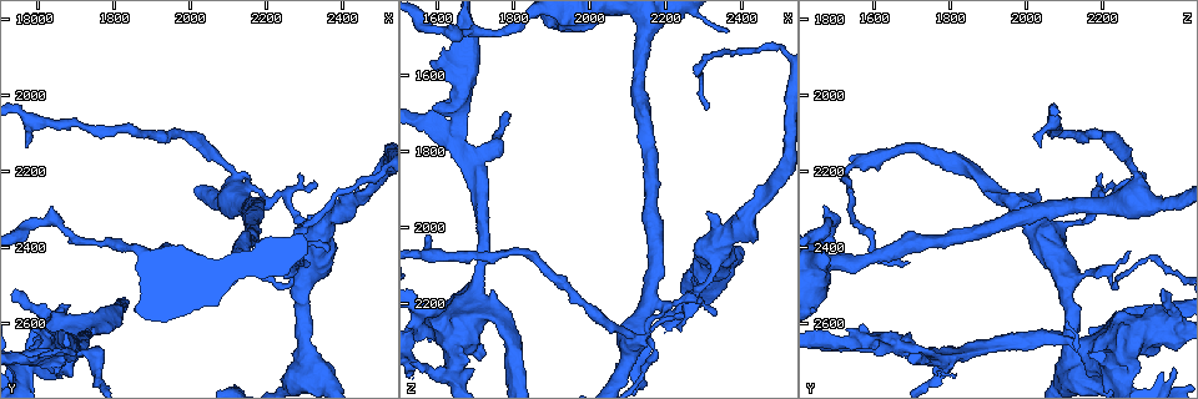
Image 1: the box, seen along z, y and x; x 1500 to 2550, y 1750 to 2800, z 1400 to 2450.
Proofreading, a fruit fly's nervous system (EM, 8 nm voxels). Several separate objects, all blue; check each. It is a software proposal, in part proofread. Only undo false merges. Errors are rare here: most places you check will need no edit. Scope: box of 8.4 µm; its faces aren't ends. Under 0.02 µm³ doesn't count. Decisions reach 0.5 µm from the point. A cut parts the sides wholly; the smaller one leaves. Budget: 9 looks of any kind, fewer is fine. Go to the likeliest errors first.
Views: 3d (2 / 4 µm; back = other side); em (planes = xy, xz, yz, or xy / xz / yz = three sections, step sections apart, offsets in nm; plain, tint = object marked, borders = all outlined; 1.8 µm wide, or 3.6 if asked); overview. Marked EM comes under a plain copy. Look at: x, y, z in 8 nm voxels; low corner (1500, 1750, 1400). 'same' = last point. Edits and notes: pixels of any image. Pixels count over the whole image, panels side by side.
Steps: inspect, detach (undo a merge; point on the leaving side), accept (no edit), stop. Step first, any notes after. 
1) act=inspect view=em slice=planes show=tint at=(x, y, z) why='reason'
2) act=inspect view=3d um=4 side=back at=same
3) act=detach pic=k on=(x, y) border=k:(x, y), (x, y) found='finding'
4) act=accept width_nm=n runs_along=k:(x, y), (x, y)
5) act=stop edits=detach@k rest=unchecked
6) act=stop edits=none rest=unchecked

act=inspect view=em um=3.6 slice=planes show=tint at=(2155, 2290, 2190) why='thick turns thin'

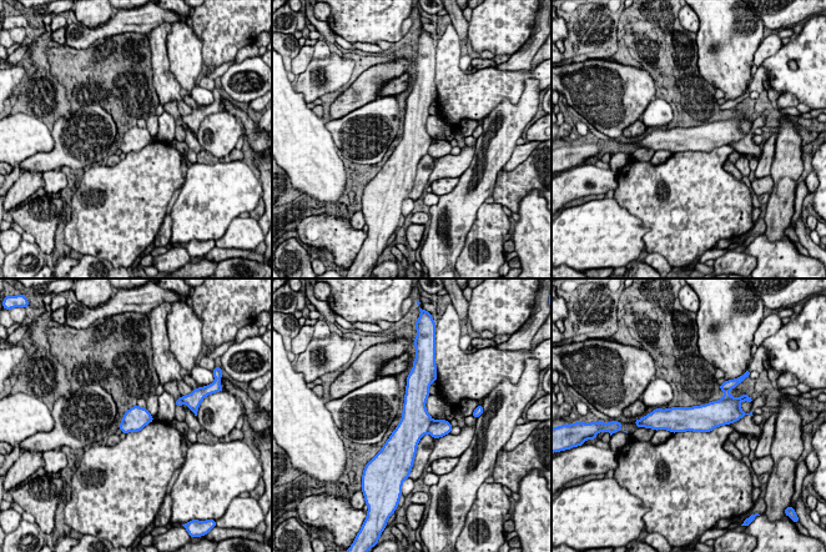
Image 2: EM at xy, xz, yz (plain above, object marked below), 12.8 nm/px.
act=detach pic=2 on=(438, 428) found='a second cell is stuck on'

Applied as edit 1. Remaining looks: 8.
act=inspect view=em um=3.6 slice=yz step=16 show=tint at=(1625, 2665, 2245) why='sudden change in width'

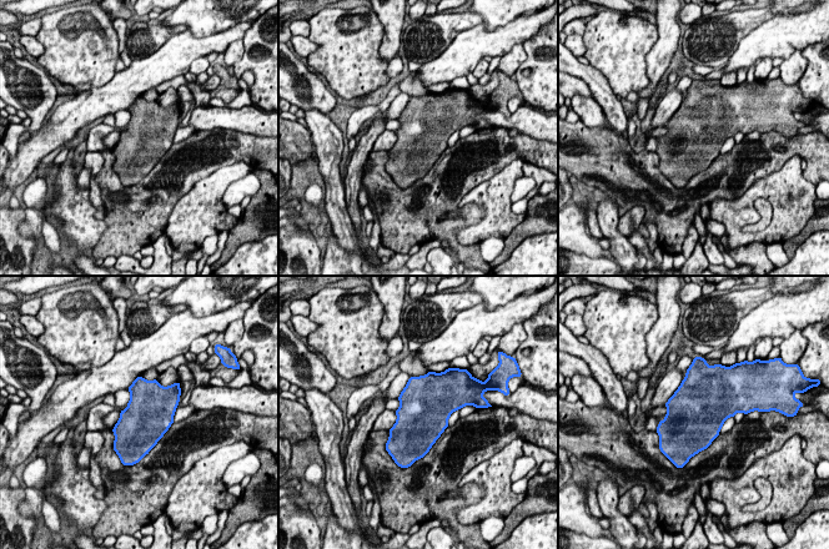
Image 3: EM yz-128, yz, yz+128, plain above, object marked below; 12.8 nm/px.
act=inspect view=em um=3.6 slice=planes show=tint at=same

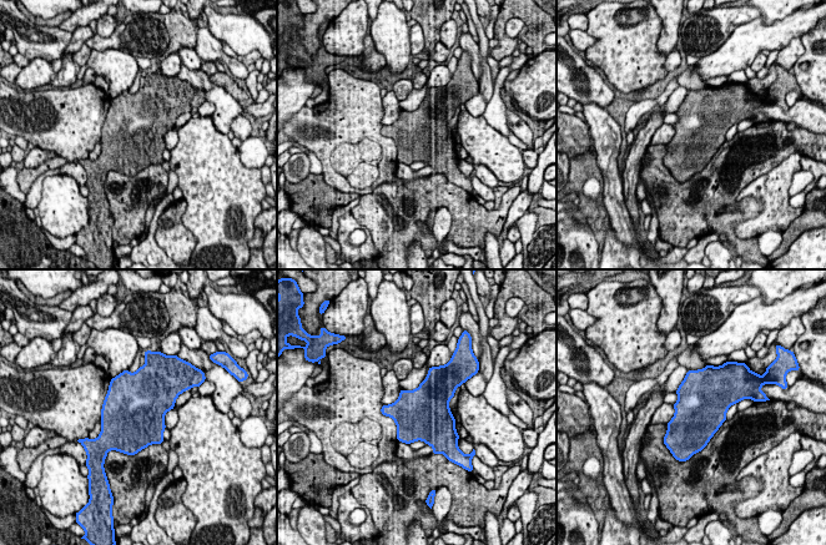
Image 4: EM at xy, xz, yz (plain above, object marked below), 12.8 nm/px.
act=accept width_nm=650 found='continuous, no second cell'

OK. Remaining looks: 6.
act=inspect view=em slice=planes show=borders at=(1730, 2390, 1490) why='narrows sharply'

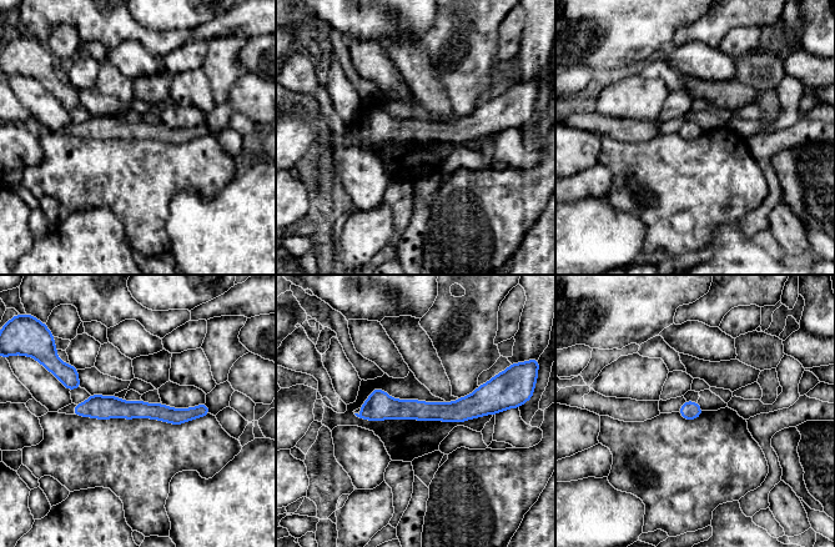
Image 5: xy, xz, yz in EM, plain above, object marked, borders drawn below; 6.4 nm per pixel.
act=accept runs_along=5:(491, 409), (370, 410), (362, 415) found='one cell here'

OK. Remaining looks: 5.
act=stop edits=detach@2 rest=unchecked

